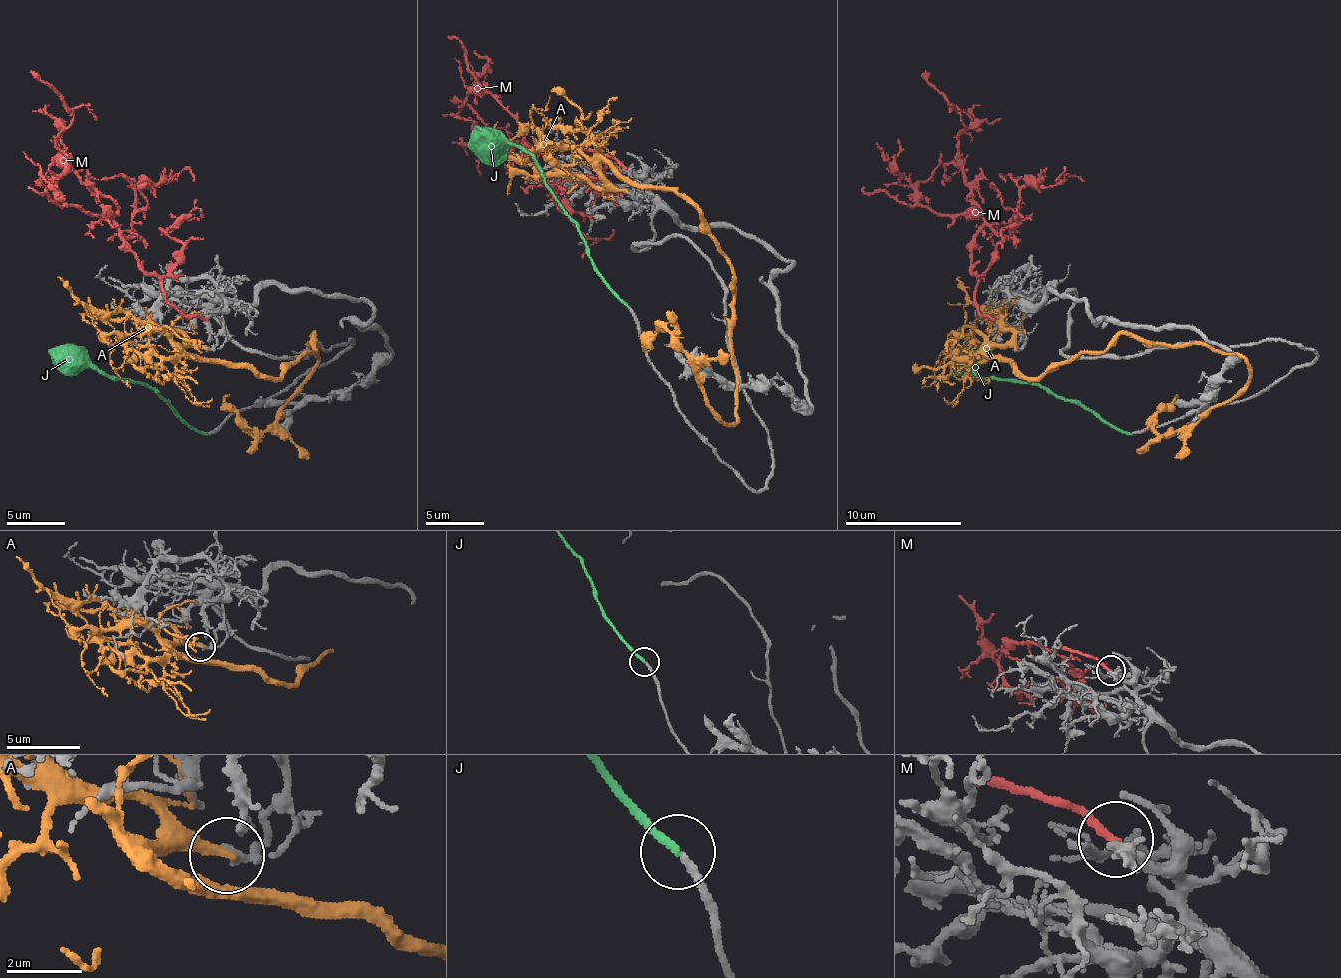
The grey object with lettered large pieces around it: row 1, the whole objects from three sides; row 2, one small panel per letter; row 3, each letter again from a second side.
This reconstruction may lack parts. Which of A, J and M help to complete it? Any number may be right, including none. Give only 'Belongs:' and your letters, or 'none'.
Belongs: J

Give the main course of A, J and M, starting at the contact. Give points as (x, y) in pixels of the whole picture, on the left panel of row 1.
A: (205, 348), (182, 348), (278, 377), (313, 350), (313, 333), (307, 380), (263, 432), (243, 426), (228, 394)
J: (208, 435), (196, 432), (147, 385), (112, 380), (94, 368), (65, 368), (48, 350)
M: (205, 318), (185, 315), (170, 304), (115, 219), (83, 181), (57, 144), (68, 126), (71, 109), (30, 71)

